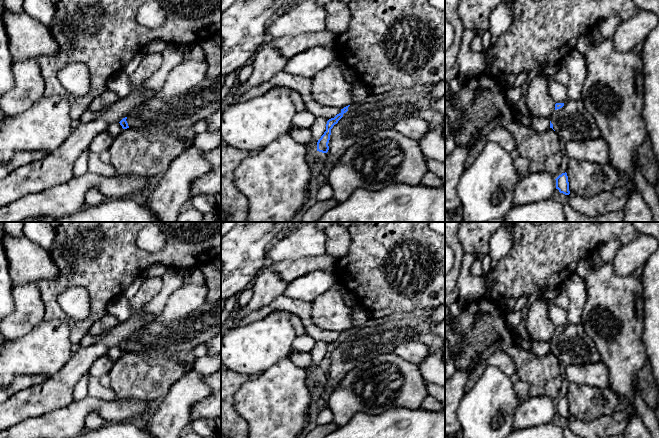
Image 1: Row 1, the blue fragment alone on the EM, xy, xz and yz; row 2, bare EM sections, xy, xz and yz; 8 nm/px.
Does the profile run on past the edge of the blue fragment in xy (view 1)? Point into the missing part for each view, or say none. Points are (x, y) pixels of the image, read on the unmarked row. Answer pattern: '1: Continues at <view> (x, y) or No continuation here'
1: No continuation here

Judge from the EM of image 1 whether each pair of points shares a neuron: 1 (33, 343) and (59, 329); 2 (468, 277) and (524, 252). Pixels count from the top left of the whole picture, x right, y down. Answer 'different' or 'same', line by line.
1: same
2: different

